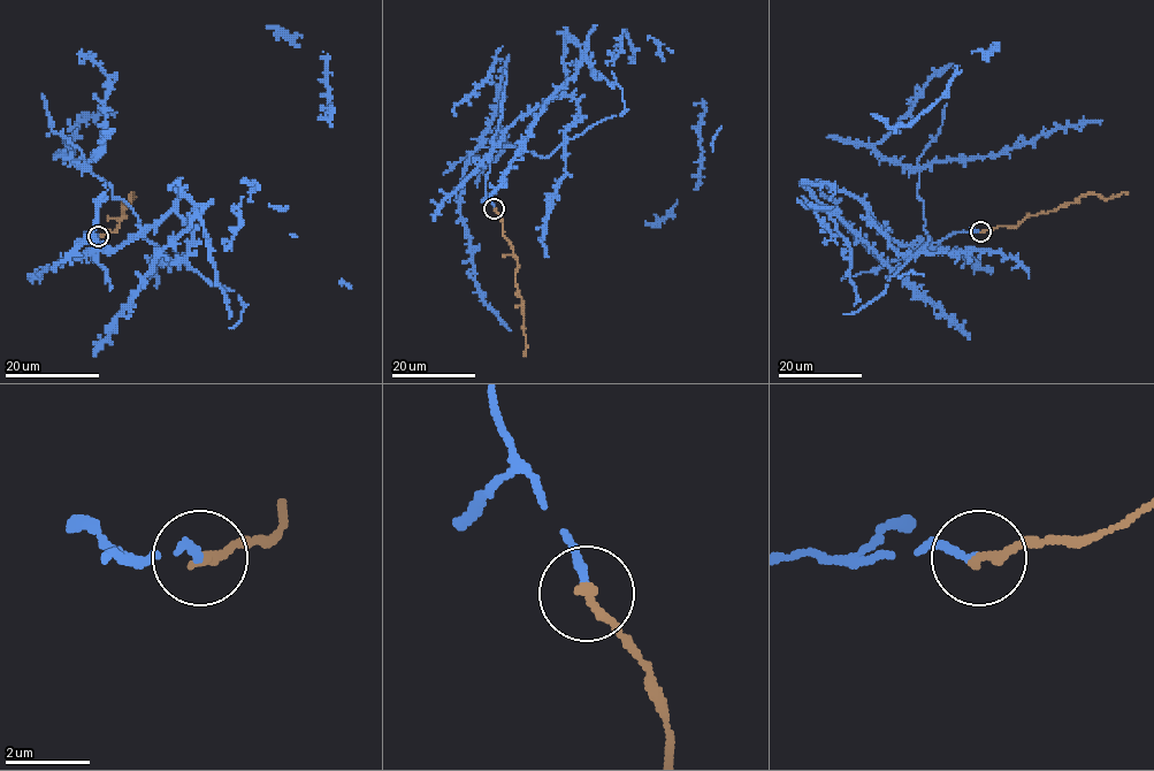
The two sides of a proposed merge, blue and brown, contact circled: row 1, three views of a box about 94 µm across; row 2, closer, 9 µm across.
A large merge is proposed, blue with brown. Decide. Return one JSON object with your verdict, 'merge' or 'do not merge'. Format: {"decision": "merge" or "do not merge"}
{"decision": "merge"}

